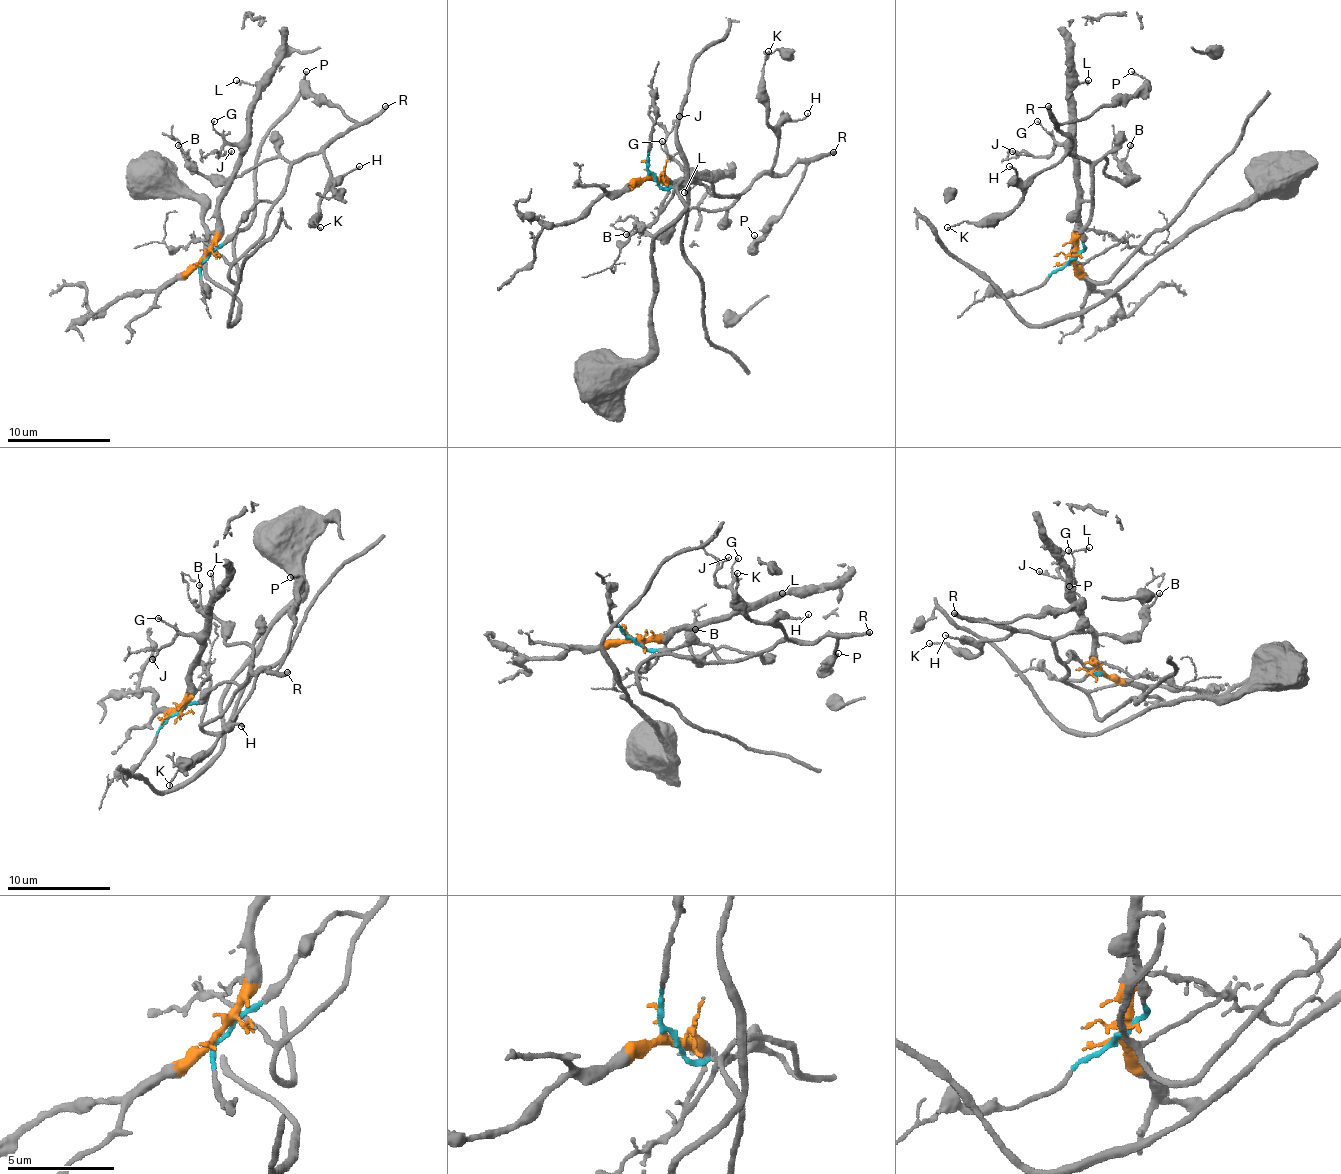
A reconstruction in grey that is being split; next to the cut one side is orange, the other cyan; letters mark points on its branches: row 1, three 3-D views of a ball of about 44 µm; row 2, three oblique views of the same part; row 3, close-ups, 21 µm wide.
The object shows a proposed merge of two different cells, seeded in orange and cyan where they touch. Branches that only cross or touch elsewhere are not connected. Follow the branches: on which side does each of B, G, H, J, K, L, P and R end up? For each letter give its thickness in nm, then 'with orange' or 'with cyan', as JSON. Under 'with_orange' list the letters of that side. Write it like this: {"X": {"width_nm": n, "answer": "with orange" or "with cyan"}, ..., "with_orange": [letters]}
{"B": {"width_nm": 150, "answer": "with cyan"}, "G": {"width_nm": 110, "answer": "with orange"}, "H": {"width_nm": 110, "answer": "with cyan"}, "J": {"width_nm": 180, "answer": "with orange"}, "K": {"width_nm": 120, "answer": "with cyan"}, "L": {"width_nm": 160, "answer": "with orange"}, "P": {"width_nm": 140, "answer": "with cyan"}, "R": {"width_nm": 280, "answer": "with cyan"}, "with_orange": ["G", "J", "L"]}

